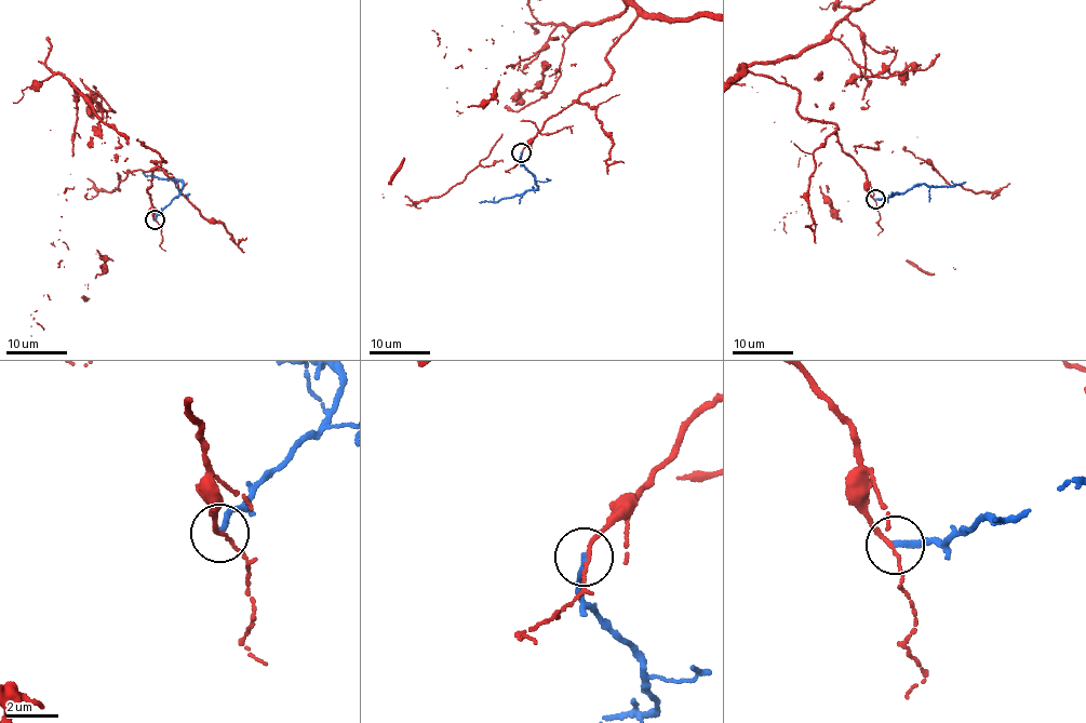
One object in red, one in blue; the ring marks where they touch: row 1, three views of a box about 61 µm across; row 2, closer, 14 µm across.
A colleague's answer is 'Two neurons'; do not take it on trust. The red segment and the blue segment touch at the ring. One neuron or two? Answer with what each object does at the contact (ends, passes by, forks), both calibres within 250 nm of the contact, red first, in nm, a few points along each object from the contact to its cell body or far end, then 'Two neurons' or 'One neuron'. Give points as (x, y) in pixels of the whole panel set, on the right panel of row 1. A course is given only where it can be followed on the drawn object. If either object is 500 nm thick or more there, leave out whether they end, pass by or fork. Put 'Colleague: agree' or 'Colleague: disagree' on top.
Colleague: agree
At the ring red passes by. At the ring blue ends. Thickness 130 nm (red) against 220 nm. Course of red: (874, 200), (746, 66), (832, 39), (914, 69), (844, 85), (827, 191). Course of blue: (874, 200), (903, 193), (924, 183), (930, 186), (952, 186), (965, 182). Two neurons

